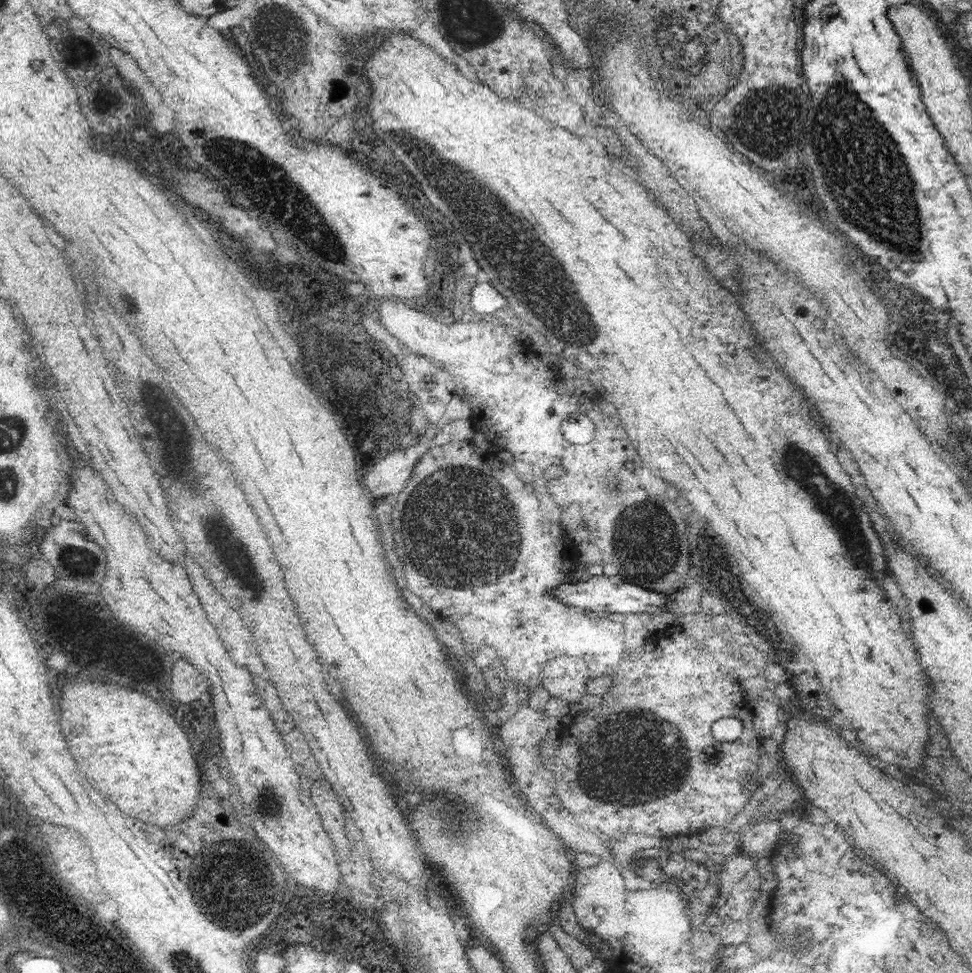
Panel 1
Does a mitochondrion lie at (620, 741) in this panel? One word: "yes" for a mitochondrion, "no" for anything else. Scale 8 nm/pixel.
yes

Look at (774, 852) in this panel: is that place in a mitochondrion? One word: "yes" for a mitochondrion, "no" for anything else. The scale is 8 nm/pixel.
no

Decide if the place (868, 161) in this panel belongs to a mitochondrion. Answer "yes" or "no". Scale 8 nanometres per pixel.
yes

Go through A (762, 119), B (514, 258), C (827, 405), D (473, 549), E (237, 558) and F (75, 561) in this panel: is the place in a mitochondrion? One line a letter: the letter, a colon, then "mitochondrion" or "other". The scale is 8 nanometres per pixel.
A: mitochondrion
B: mitochondrion
C: other
D: mitochondrion
E: mitochondrion
F: mitochondrion

